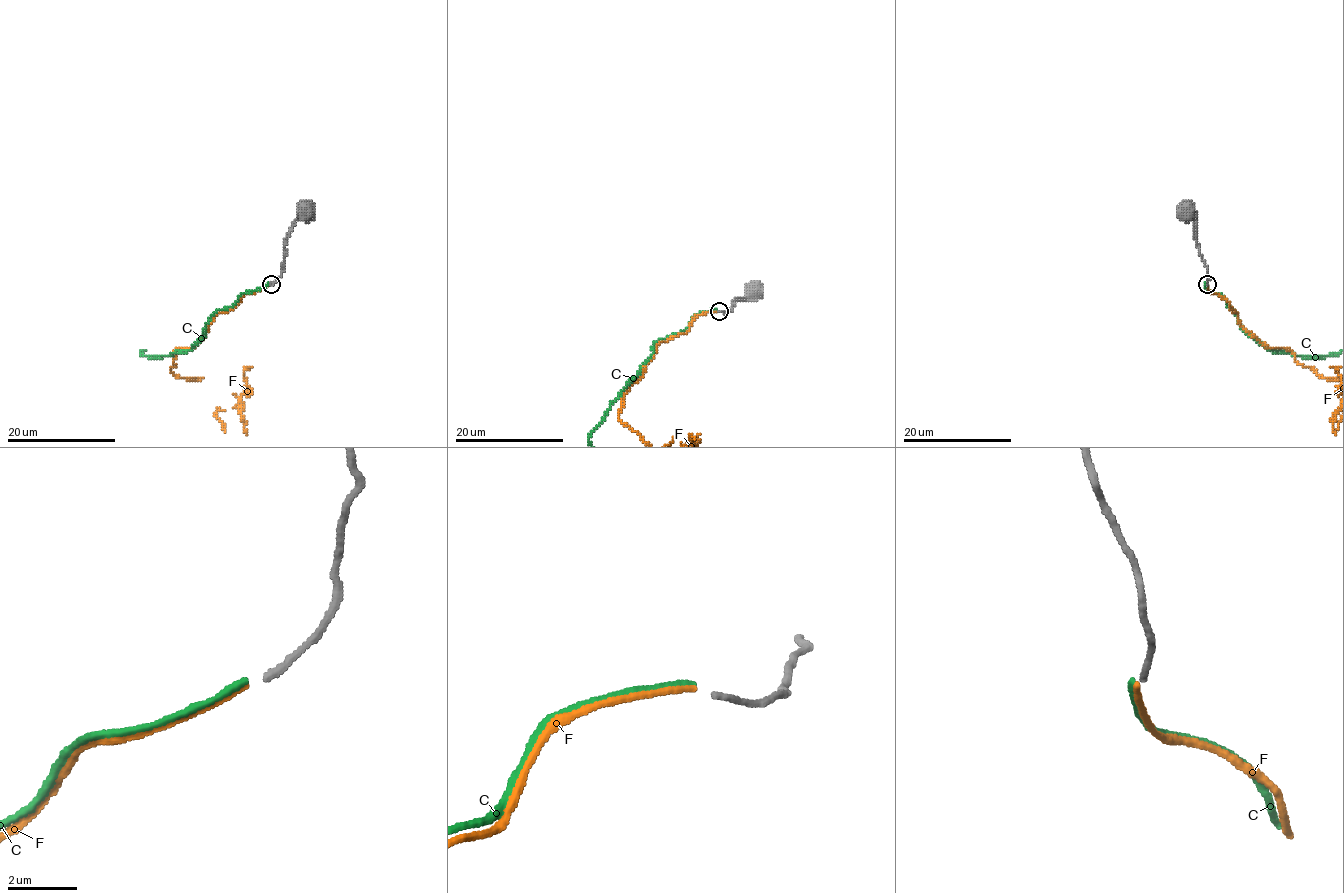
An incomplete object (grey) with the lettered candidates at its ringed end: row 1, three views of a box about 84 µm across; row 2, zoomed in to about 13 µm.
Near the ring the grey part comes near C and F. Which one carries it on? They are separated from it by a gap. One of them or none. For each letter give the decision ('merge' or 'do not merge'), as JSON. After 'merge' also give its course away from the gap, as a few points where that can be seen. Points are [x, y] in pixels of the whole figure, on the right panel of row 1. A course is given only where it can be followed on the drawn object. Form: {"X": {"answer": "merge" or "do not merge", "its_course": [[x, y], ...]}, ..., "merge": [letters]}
{"C": {"answer": "do not merge"}, "F": {"answer": "do not merge"}, "merge": []}

